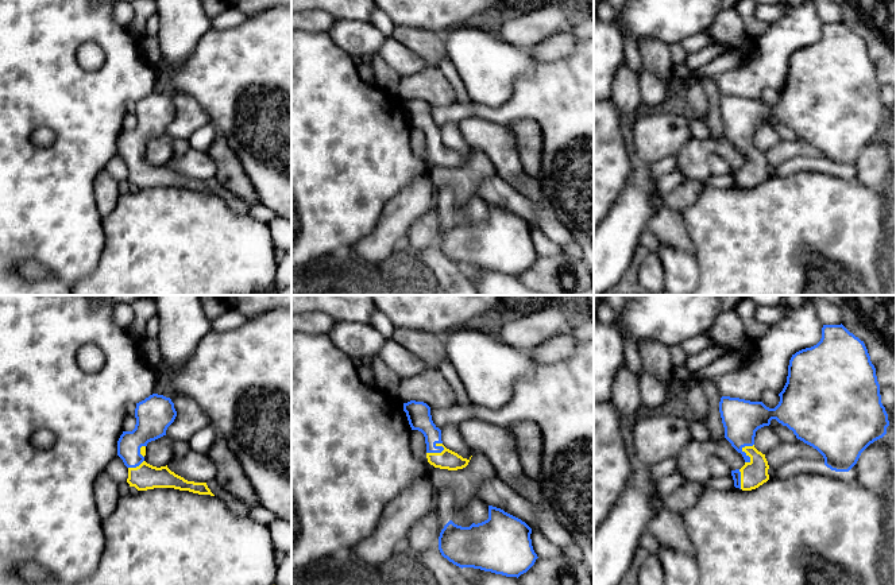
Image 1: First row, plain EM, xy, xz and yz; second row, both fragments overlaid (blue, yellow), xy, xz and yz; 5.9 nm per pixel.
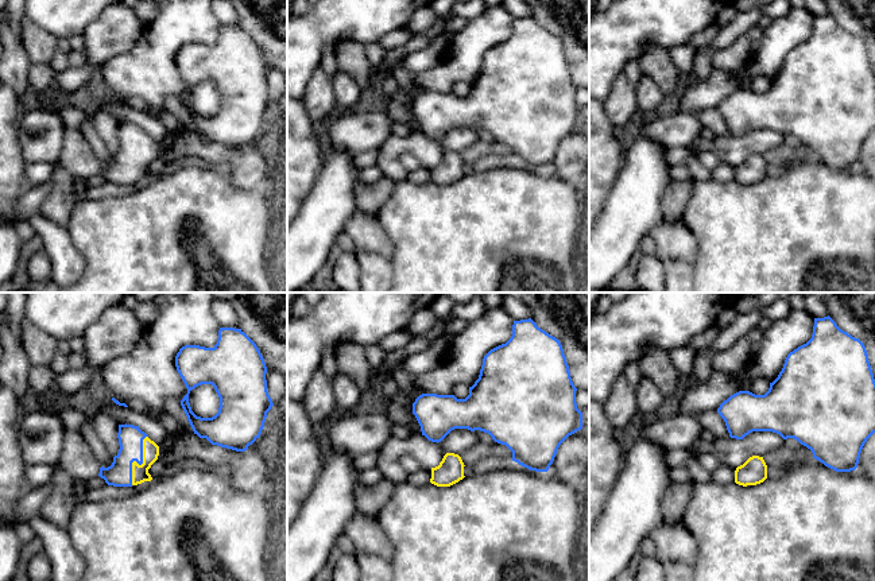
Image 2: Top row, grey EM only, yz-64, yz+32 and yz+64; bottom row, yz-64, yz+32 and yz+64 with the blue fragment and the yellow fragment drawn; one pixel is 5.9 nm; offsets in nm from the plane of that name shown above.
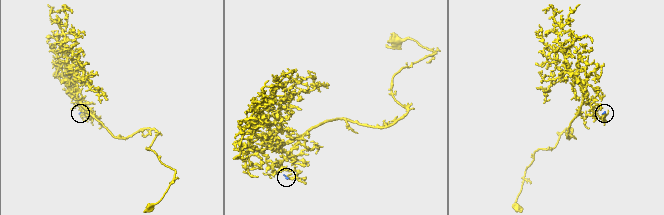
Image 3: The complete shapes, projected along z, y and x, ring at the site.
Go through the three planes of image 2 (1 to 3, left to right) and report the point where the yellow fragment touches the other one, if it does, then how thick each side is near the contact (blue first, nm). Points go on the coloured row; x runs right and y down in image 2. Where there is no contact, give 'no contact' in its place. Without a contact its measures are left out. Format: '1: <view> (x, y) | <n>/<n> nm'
1: yz-64 (139, 464) | 150/100 nm
2: no contact
3: no contact

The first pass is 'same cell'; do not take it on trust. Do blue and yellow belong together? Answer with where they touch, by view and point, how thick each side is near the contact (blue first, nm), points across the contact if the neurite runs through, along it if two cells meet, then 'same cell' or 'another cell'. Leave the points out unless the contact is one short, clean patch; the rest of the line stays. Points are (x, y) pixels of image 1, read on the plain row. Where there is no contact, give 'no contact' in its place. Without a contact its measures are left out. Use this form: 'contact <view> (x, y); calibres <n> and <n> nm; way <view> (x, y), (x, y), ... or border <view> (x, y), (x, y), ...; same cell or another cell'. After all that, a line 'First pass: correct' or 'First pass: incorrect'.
contact xz (437, 150); calibres 140 and 120 nm; way xz (418, 113), (431, 130), (437, 150), (450, 158); same cell
First pass: correct

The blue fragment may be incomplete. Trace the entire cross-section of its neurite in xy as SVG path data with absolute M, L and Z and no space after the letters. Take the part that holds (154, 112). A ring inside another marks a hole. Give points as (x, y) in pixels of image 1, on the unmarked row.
M152 92L136 101L136 123L132 129L123 129L117 139L117 154L128 166L127 181L138 189L174 186L198 193L215 194L206 181L188 179L166 164L152 164L144 159L148 140L166 133L177 109L170 96Z

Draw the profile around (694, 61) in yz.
M711 44L698 53L688 54L684 65L691 70L696 70L726 51L729 50L723 44Z

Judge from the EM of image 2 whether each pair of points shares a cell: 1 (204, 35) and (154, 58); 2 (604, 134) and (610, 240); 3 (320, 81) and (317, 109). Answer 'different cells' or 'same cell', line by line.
1: same cell
2: different cells
3: same cell

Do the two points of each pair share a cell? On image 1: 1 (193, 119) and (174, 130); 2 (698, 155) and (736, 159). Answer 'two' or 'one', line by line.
1: one
2: one

